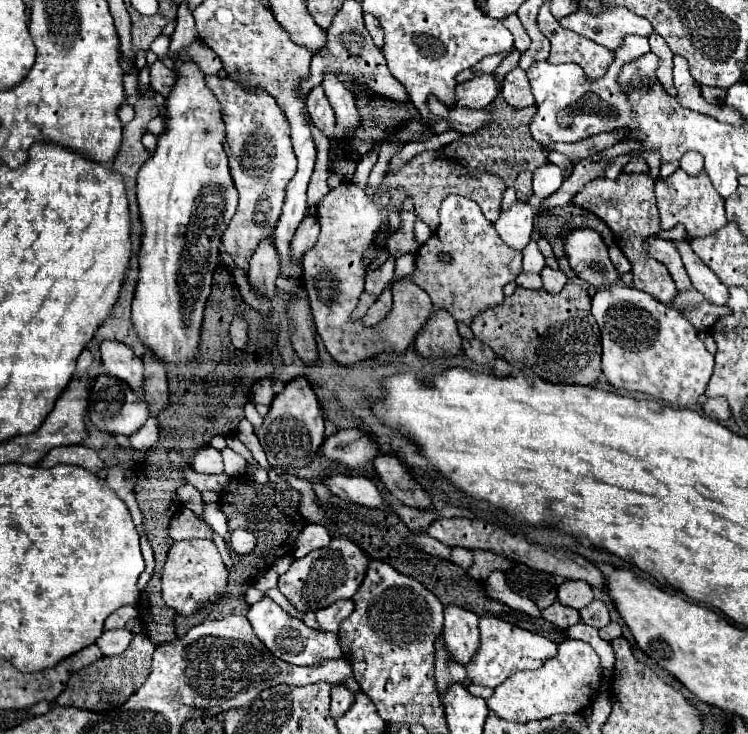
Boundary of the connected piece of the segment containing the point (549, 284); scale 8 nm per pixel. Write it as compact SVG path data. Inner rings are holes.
M546 266L540 274L542 274L544 290L550 292L550 294L560 292L560 290L566 286L566 282L568 282L568 276L566 276L564 272L560 272L560 270L552 270L552 268L548 268L548 266Z

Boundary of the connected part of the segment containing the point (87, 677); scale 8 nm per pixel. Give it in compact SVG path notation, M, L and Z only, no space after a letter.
M136 634L134 642L128 646L126 652L118 656L104 656L98 662L82 668L80 672L74 672L64 688L64 692L56 698L60 706L74 706L82 710L94 710L94 712L106 712L106 710L116 710L126 702L148 678L152 670L152 654L156 650L156 644L142 636Z

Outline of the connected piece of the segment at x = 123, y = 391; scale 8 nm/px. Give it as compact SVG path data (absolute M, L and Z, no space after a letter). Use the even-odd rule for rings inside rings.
M102 372L90 388L88 416L104 432L132 436L138 428L144 426L150 412L148 412L148 406L144 402L138 402L138 394L134 394L134 390L130 390L130 386L126 386L126 382L122 382L120 378L114 378L112 374Z

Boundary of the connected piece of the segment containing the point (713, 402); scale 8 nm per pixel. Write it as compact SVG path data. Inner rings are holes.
M708 398L708 402L704 404L704 414L712 420L726 422L730 418L730 406L726 398Z

